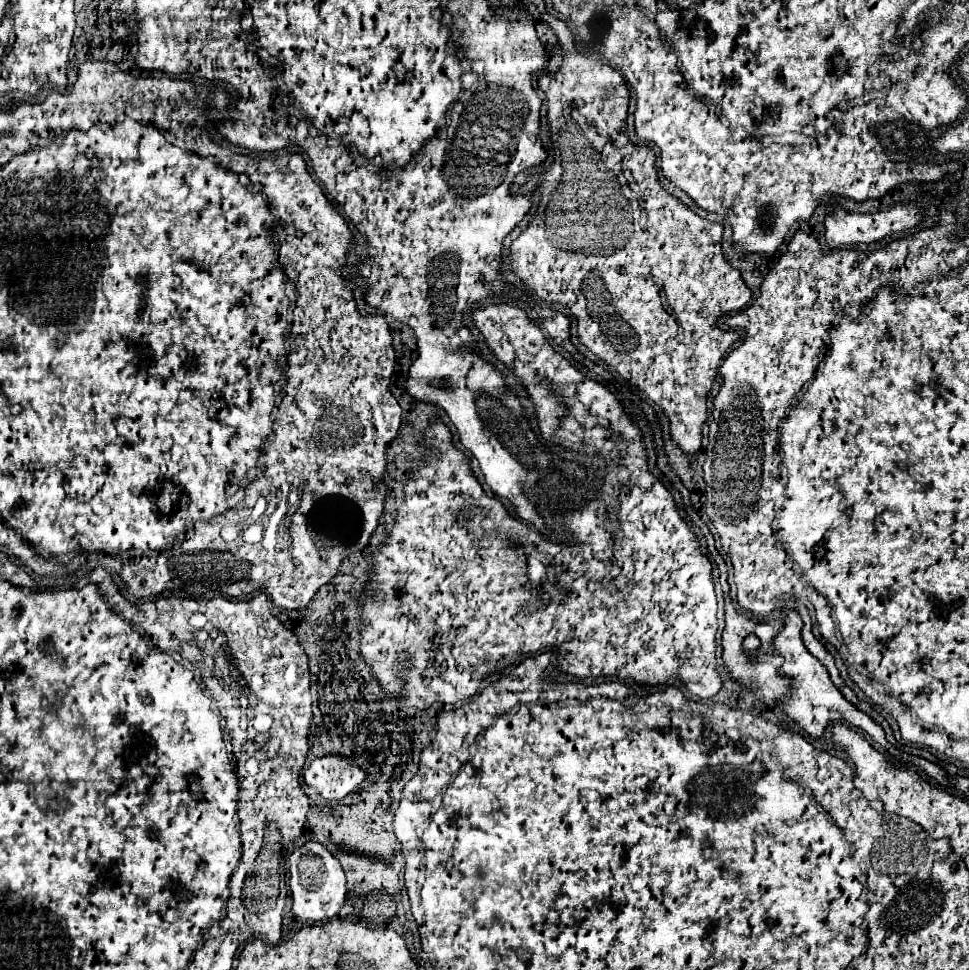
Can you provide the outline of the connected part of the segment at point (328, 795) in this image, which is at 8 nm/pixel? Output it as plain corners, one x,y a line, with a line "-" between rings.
343,754
317,756
303,770
305,782
317,788
319,794
329,802
343,800
365,780
365,776
365,770
355,762
355,758

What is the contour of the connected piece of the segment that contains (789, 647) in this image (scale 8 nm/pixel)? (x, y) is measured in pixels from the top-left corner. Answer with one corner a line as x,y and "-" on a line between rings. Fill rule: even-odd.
789,612
783,630
773,640
775,652
783,654
783,658
785,658
785,662
777,670
777,674
779,676
791,676
791,680
793,680
791,682
791,694
781,700
781,704
785,706
785,712
815,740
819,740
823,736
823,732
825,732
825,728
829,724
847,724
851,728
863,730
865,734
871,736
873,742
885,747
886,751
889,750
889,754
899,758
899,752
887,742
883,728
871,716
867,716
857,706
853,706
851,702
845,700
845,696
831,682
827,668
815,656
811,656
809,650
803,646
803,642
801,642
801,626
803,626
803,622
801,622
799,614
797,612

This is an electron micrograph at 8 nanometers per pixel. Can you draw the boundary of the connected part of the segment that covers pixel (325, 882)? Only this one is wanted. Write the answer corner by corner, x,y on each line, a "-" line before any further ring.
307,838
307,842
303,842
291,852
289,872
291,872
289,886
291,886
291,898
293,898
293,914
297,918
325,922
339,914
347,892
345,872
325,844
317,842
315,838

